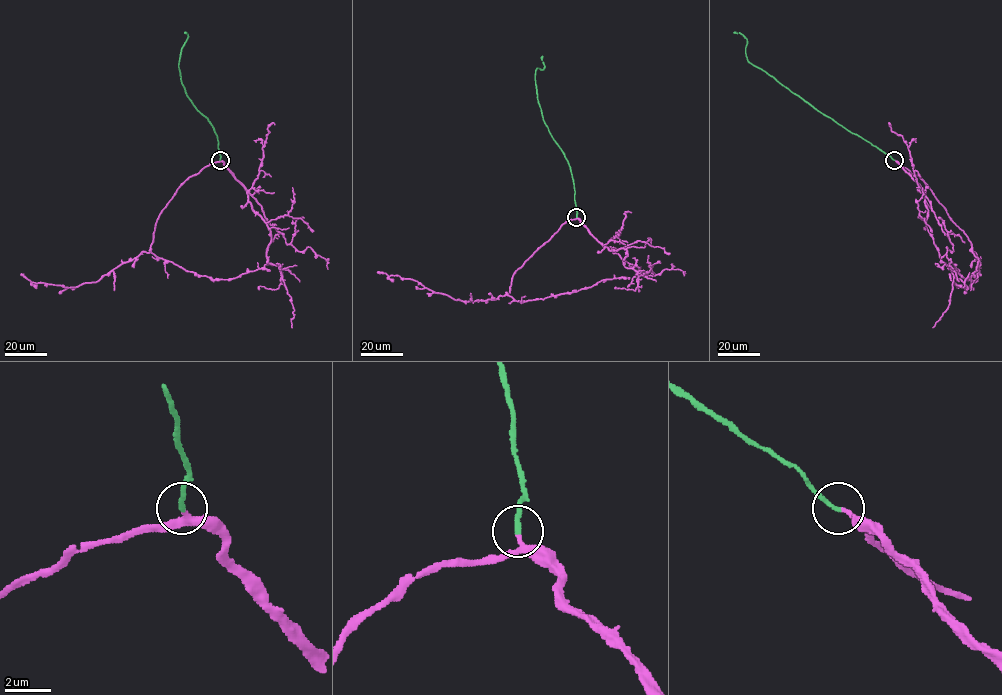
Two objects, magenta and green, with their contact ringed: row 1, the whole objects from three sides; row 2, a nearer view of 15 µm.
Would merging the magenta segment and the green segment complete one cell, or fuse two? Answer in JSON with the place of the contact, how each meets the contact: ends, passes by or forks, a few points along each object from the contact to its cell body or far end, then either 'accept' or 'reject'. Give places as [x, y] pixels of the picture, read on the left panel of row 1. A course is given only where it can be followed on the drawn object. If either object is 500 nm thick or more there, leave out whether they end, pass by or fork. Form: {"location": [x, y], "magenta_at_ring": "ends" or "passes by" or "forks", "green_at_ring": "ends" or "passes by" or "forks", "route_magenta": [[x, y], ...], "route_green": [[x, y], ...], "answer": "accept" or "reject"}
{"location": [220, 160], "magenta_at_ring": "passes by", "green_at_ring": "ends", "route_magenta": [[220, 160], [179, 187], [159, 215], [148, 253], [122, 262], [94, 282], [74, 287], [32, 282], [21, 274]], "route_green": [[220, 160], [214, 128], [195, 108], [182, 83], [178, 63], [188, 34], [186, 32]], "answer": "accept"}

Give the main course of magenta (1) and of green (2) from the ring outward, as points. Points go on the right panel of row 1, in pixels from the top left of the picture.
1: (894, 160), (929, 187), (971, 243), (977, 256), (977, 280), (961, 287), (949, 274)
2: (894, 160), (750, 63), (745, 49), (747, 39), (739, 32), (733, 32)

